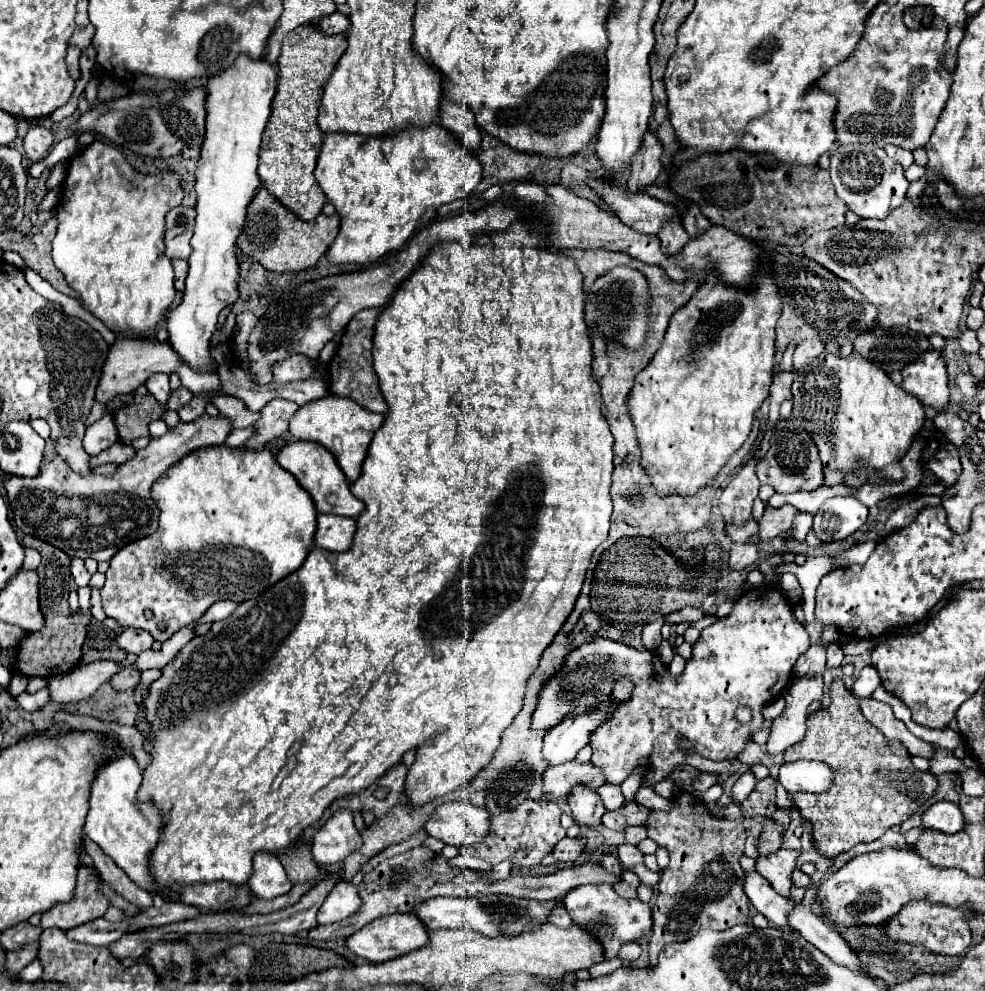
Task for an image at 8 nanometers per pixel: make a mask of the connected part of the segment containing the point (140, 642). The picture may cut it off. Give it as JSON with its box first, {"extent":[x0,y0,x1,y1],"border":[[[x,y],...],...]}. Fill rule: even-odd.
{"extent":[118,628,154,654],"border":[[[126,628],[118,636],[118,646],[130,654],[140,654],[140,652],[148,650],[152,646],[152,642],[154,642],[154,638],[148,632],[136,630],[136,628]]]}

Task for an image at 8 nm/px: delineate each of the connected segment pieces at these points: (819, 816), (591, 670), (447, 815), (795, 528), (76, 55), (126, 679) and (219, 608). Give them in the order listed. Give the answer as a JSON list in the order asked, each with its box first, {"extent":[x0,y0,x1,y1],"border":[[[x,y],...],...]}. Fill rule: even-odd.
[{"extent":[784,680,936,858],"border":[[[834,680],[832,692],[830,692],[832,704],[826,710],[818,710],[808,716],[806,722],[806,736],[790,746],[790,750],[784,752],[785,762],[794,760],[820,760],[828,764],[834,770],[834,782],[832,788],[822,794],[808,794],[798,792],[792,796],[794,806],[798,806],[802,818],[806,818],[812,824],[812,836],[816,842],[816,848],[822,858],[836,858],[840,852],[848,852],[852,846],[860,842],[872,842],[878,840],[888,828],[898,826],[906,822],[912,812],[916,812],[926,798],[934,796],[936,790],[936,776],[928,772],[916,772],[914,764],[910,762],[910,754],[906,746],[898,740],[888,740],[876,726],[872,726],[860,712],[860,706],[856,698],[850,694],[850,690],[844,688],[840,680]]]},{"extent":[532,586,808,786],"border":[[[776,586],[750,588],[738,596],[728,616],[702,630],[680,678],[670,676],[668,666],[650,650],[634,650],[604,638],[586,642],[586,646],[570,654],[566,666],[544,686],[532,726],[534,730],[550,730],[550,726],[562,722],[566,714],[586,710],[590,698],[606,690],[606,682],[610,682],[614,674],[630,674],[630,678],[638,682],[638,686],[634,686],[634,698],[626,706],[620,706],[618,714],[590,738],[594,750],[592,764],[606,774],[608,784],[622,784],[638,762],[648,756],[652,768],[646,772],[642,784],[650,786],[666,780],[672,768],[682,764],[682,754],[678,754],[678,738],[682,736],[690,738],[704,758],[736,758],[754,730],[762,726],[764,718],[760,710],[768,700],[784,692],[794,662],[808,648],[808,632],[796,620],[794,608],[782,590]],[[738,706],[748,706],[752,710],[750,724],[740,724],[734,718]]]},{"extent":[424,802,488,844],"border":[[[444,802],[424,824],[424,830],[444,844],[478,844],[486,838],[488,812],[470,802]]]},{"extent":[792,512,812,542],"border":[[[798,512],[794,522],[792,522],[792,534],[798,542],[804,542],[806,534],[810,532],[812,528],[812,514],[806,514],[806,512]]]},{"extent":[66,47,81,78],"border":[[[69,47],[66,55],[66,63],[68,64],[70,75],[74,78],[81,76],[81,70],[79,65],[81,51],[76,47]]]},{"extent":[112,664,140,690],"border":[[[128,664],[124,666],[116,676],[112,676],[112,686],[116,690],[132,690],[136,688],[140,682],[140,670],[134,666],[134,664]]]},{"extent":[198,600,238,624],"border":[[[226,600],[226,602],[216,602],[216,604],[198,620],[198,624],[224,620],[224,618],[228,618],[236,608],[238,608],[238,604],[236,604],[236,602],[230,602],[230,600]]]}]

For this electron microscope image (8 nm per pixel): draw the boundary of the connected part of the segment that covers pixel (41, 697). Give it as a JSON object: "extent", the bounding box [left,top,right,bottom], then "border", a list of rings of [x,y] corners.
{"extent":[16,688,50,712],"border":[[[46,688],[38,690],[36,694],[26,694],[26,692],[24,692],[22,696],[16,698],[16,704],[22,706],[24,710],[28,710],[28,712],[40,710],[40,708],[44,708],[48,702],[50,702],[50,696],[48,696],[48,690],[46,690]]]}

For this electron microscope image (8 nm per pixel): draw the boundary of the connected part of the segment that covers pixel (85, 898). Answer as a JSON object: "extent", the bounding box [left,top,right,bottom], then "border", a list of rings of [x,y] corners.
{"extent":[40,864,110,930],"border":[[[90,864],[80,866],[74,900],[70,900],[68,904],[56,904],[48,912],[44,912],[40,926],[70,930],[84,922],[102,918],[110,906],[110,898],[108,898],[108,894],[104,894],[100,890],[98,878],[100,876],[94,870],[94,866],[90,866]]]}

